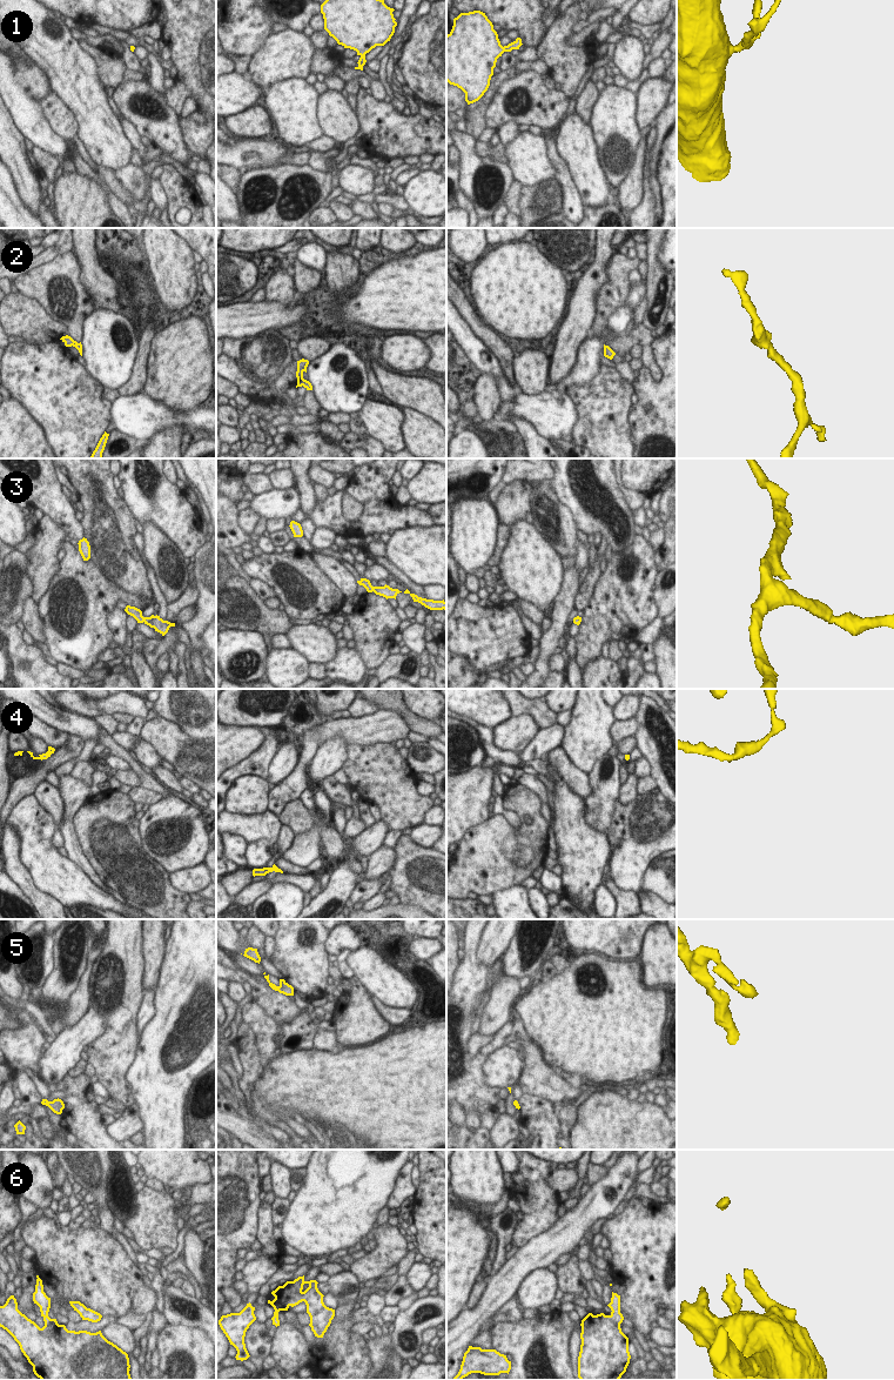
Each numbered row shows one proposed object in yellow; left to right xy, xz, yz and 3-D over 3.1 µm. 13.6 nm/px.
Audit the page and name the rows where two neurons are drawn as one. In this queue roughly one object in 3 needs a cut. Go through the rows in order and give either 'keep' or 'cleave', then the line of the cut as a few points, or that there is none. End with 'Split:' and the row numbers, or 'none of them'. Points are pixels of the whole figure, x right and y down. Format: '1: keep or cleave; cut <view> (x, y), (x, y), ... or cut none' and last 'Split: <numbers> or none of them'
1: keep; cut none
2: keep; cut none
3: keep; cut none
4: keep; cut none
5: keep; cut none
6: keep; cut none
Split: none of them

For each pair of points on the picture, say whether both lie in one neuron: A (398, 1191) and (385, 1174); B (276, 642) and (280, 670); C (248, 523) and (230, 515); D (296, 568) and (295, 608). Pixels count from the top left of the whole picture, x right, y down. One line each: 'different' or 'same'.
A: different
B: same
C: different
D: same

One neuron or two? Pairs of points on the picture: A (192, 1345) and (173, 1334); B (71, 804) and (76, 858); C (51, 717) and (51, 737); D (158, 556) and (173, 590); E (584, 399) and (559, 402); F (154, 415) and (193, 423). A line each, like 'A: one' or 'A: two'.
A: one
B: one
C: two
D: one
E: two
F: one

